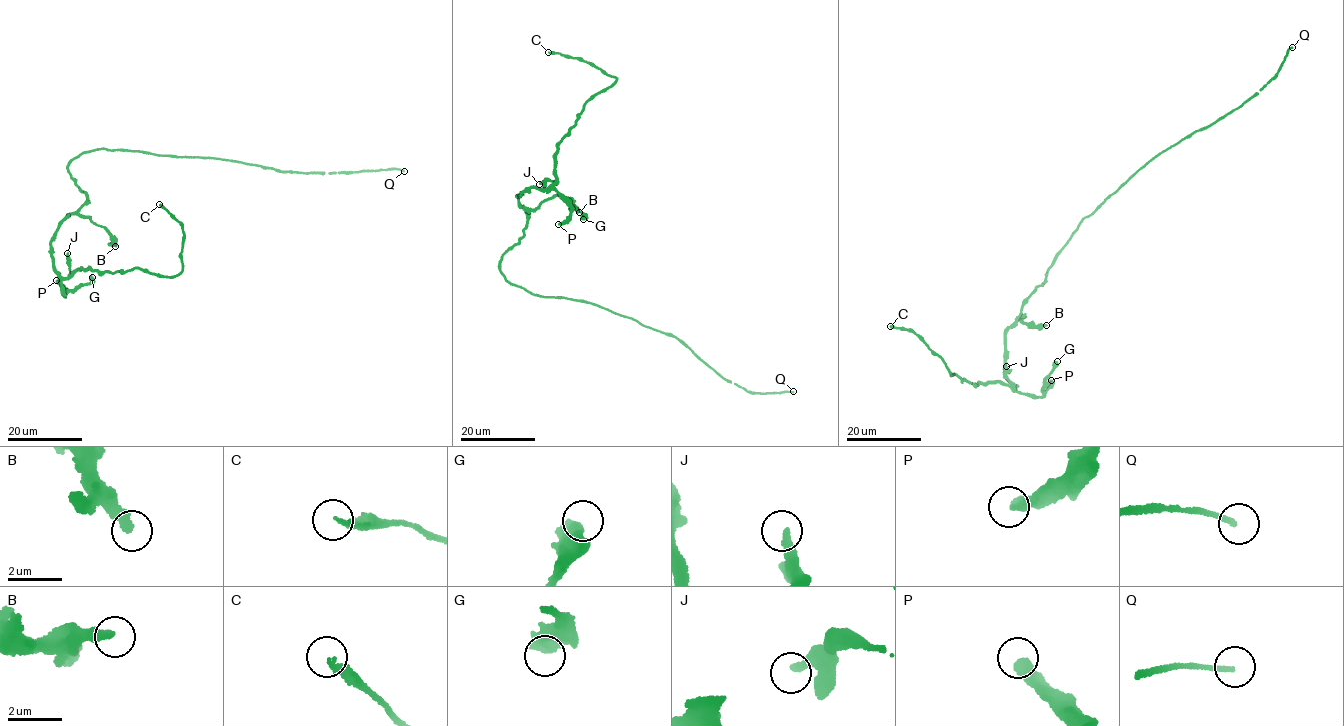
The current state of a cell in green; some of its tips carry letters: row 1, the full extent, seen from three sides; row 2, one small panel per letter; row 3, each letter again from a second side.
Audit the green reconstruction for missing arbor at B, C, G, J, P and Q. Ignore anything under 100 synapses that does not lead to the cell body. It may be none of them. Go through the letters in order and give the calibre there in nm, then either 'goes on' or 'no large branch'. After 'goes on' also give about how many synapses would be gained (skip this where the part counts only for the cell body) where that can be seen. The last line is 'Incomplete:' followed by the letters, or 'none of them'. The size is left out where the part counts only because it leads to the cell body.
B: calibre 280 nm; no large branch
C: calibre 220 nm; no large branch
G: calibre 550 nm; no large branch
J: calibre 300 nm; no large branch
P: calibre 420 nm; no large branch
Q: calibre 170 nm; goes on; 130 synapses
Incomplete: Q

